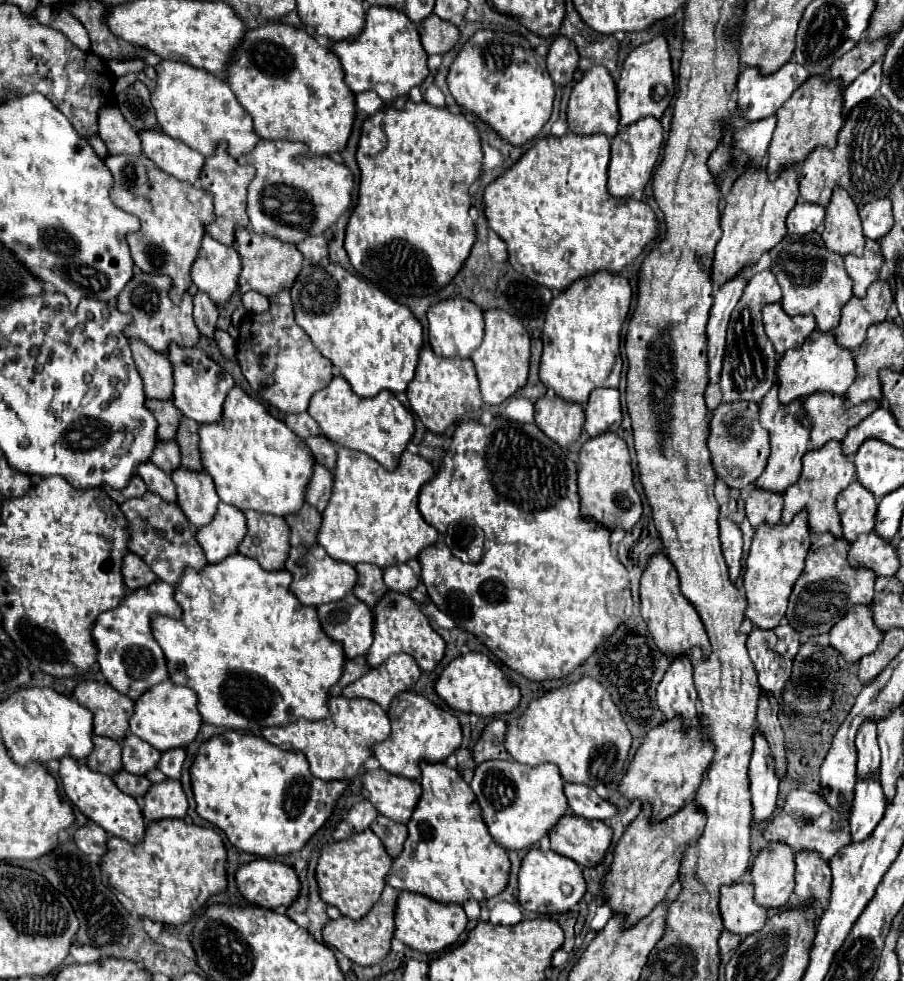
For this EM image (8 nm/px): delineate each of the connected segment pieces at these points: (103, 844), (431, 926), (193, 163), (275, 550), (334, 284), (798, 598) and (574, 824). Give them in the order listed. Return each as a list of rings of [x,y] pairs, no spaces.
[[[91,824],[91,826],[83,826],[77,830],[75,834],[75,844],[79,850],[83,850],[85,854],[95,854],[95,856],[105,856],[107,854],[107,832],[97,826],[97,824]]]
[[[413,892],[399,894],[395,910],[395,938],[401,940],[405,946],[425,954],[439,954],[447,950],[451,944],[455,944],[465,930],[467,930],[467,916],[463,912],[463,906],[431,902],[431,898]]]
[[[159,128],[141,132],[141,142],[145,156],[153,160],[163,172],[189,184],[199,180],[199,170],[203,170],[205,160],[203,154],[191,150],[181,140],[167,136]]]
[[[245,512],[247,516],[247,536],[239,544],[239,552],[255,558],[263,570],[283,570],[283,562],[287,560],[287,550],[291,550],[289,544],[289,526],[283,518],[271,516],[271,514],[257,514],[257,512]]]
[[[305,264],[291,288],[291,298],[295,322],[309,334],[319,352],[333,362],[339,374],[343,374],[343,378],[351,384],[355,394],[363,398],[375,398],[379,390],[391,390],[393,394],[407,390],[423,348],[423,326],[407,306],[391,300],[379,288],[363,282],[337,264]]]
[[[817,534],[813,538],[811,550],[805,560],[805,570],[799,576],[799,580],[793,586],[793,592],[789,596],[789,608],[787,608],[787,622],[803,636],[819,636],[831,630],[847,610],[851,610],[857,604],[871,604],[871,598],[875,594],[875,574],[867,568],[849,566],[847,562],[847,550],[851,542],[847,542],[843,536],[835,538],[833,534]]]
[[[565,814],[551,830],[551,848],[567,858],[573,858],[581,868],[597,866],[611,844],[613,828],[601,820],[587,820],[575,814]]]

